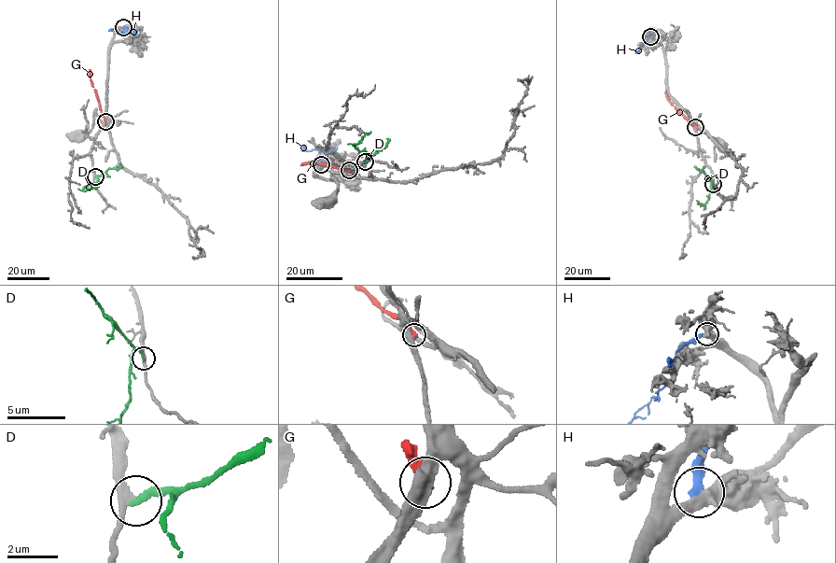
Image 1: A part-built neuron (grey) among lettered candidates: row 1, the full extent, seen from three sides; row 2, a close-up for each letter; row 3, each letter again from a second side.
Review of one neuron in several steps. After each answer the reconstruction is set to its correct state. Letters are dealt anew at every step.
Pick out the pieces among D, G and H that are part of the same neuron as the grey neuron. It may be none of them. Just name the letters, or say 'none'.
D

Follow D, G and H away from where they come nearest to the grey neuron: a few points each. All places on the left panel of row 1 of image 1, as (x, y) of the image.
D: (95, 176), (98, 176), (97, 181), (87, 185), (83, 190), (99, 187)
G: (105, 121), (90, 69)
H: (123, 27), (127, 31), (125, 32), (110, 31)

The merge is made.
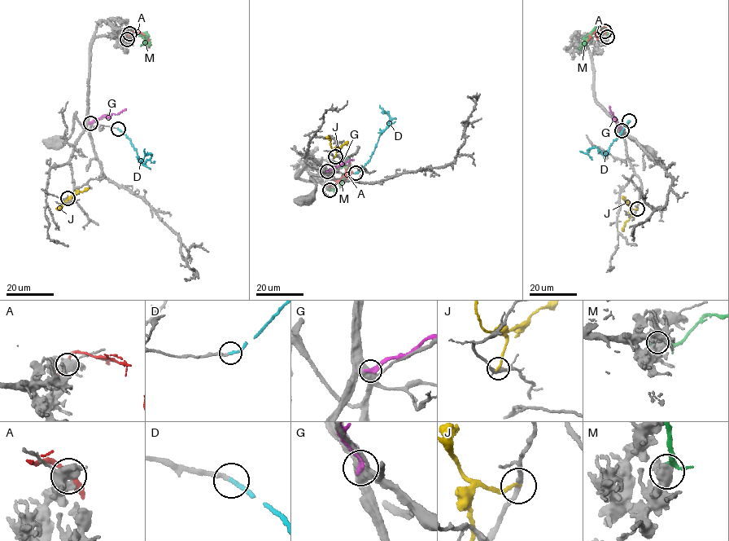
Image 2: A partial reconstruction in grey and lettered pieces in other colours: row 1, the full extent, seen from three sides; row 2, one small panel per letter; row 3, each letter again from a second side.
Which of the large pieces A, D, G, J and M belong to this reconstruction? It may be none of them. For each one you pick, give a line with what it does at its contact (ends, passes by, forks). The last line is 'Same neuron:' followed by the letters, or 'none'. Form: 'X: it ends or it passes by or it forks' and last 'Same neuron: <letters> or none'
D: it ends
Same neuron: D

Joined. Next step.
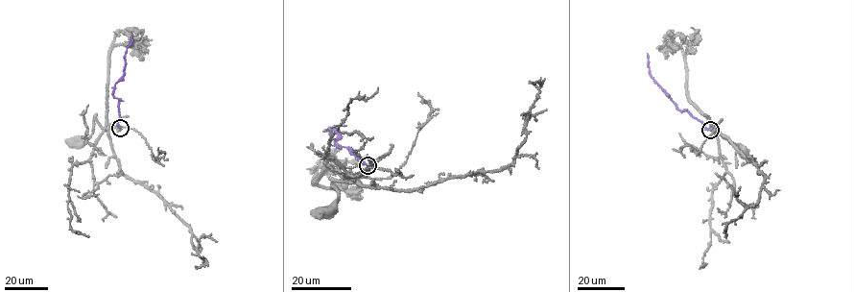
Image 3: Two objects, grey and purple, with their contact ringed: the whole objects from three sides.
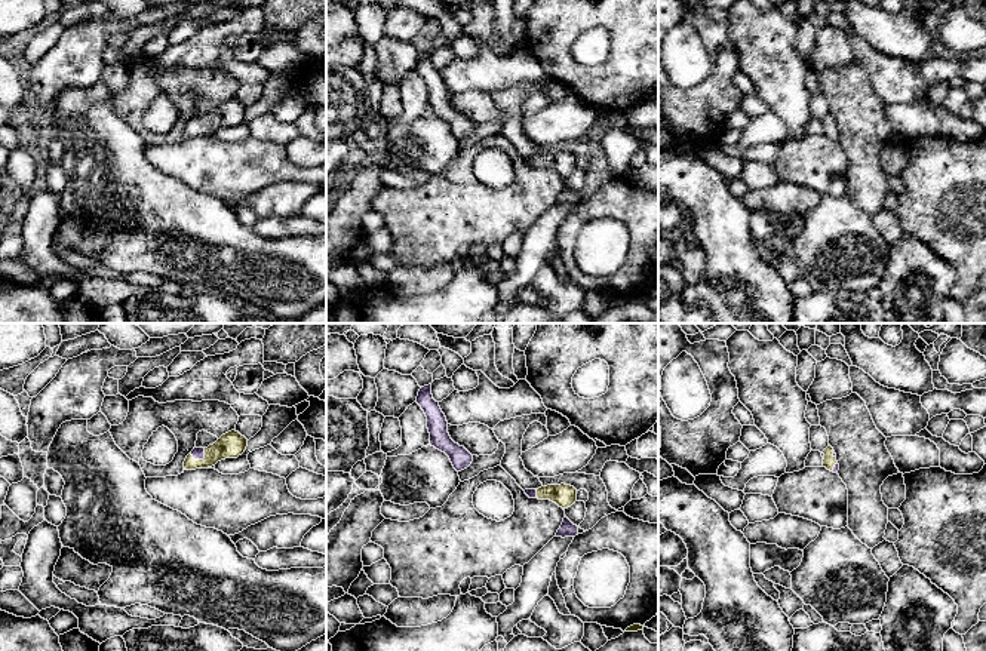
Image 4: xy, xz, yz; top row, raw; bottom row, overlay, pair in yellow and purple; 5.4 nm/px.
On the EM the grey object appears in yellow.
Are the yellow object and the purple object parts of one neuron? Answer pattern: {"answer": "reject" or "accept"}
{"answer": "accept"}

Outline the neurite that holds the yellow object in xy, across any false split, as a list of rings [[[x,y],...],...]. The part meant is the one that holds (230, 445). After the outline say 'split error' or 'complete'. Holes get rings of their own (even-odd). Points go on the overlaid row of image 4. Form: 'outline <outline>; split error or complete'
outline [[[231,430],[208,448],[194,448],[184,461],[184,470],[214,469],[221,460],[242,455],[246,446],[248,439],[239,432]]]; split error

